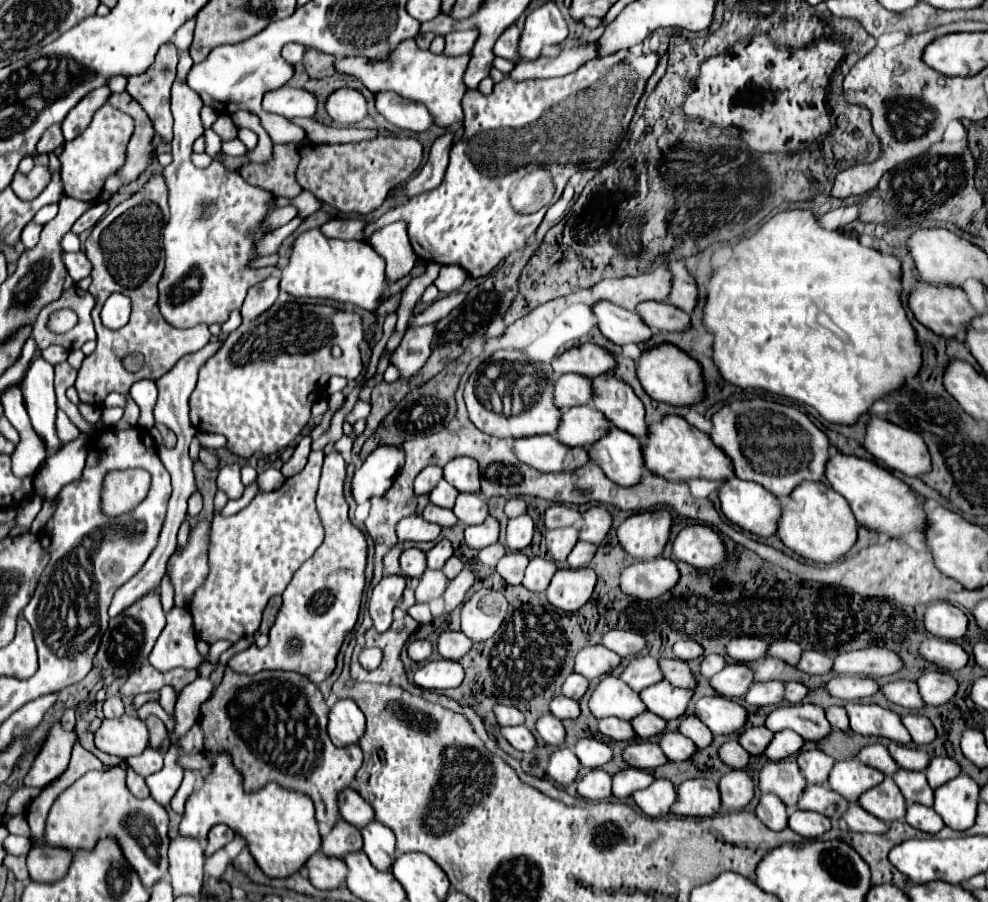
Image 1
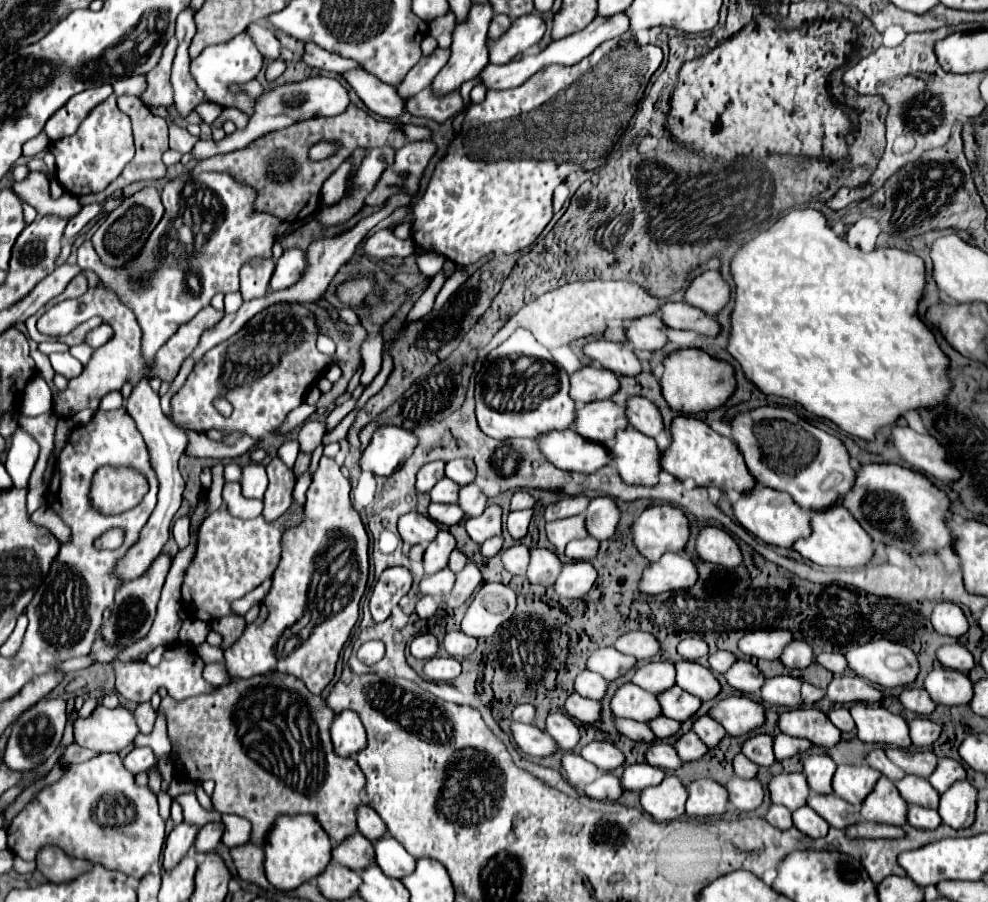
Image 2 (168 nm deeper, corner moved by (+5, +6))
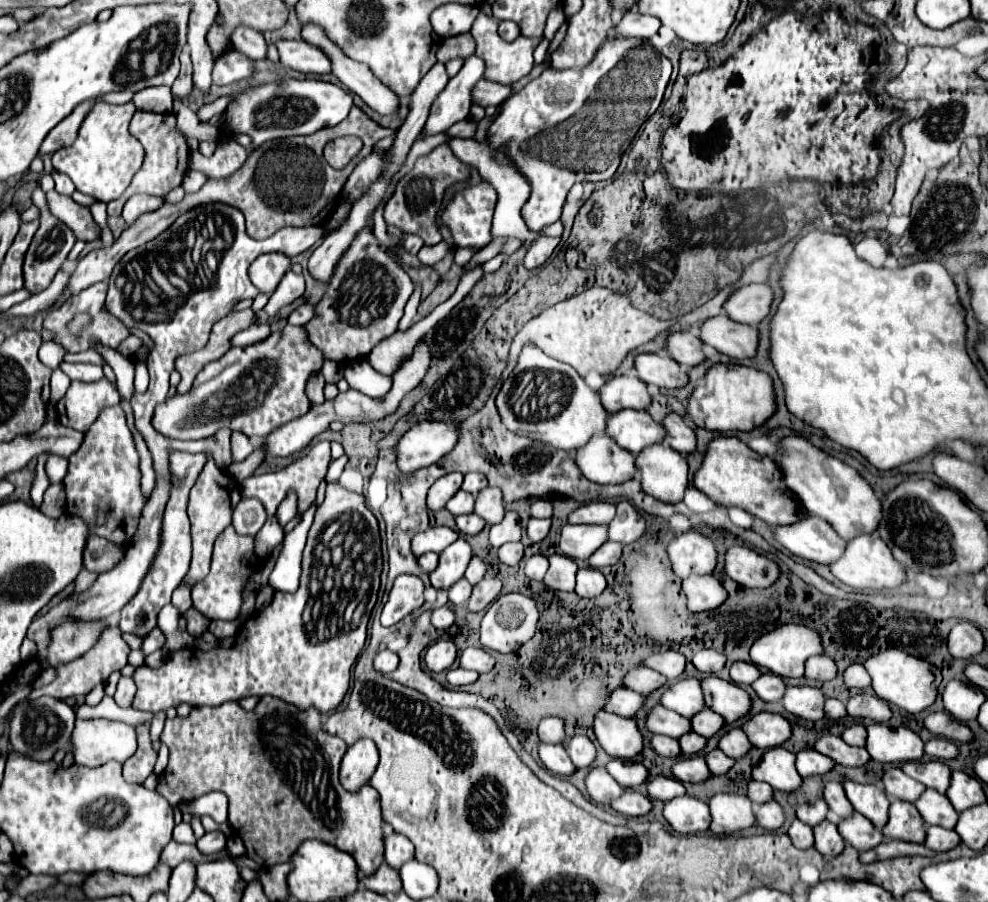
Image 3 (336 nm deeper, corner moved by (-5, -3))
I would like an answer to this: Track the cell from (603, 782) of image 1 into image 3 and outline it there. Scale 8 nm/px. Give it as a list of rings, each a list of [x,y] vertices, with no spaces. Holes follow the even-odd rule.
[[[628,789],[618,799],[614,799],[610,803],[610,807],[614,811],[622,813],[622,815],[628,815],[628,817],[642,817],[642,815],[646,815],[652,809],[652,803],[650,803],[648,797],[636,793],[632,789]]]

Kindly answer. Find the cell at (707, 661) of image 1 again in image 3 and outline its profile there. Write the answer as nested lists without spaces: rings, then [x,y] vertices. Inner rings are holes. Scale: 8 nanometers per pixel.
[[[736,661],[730,667],[730,677],[734,683],[738,685],[750,685],[756,677],[760,677],[760,671],[756,665],[752,663],[744,663],[744,661]]]

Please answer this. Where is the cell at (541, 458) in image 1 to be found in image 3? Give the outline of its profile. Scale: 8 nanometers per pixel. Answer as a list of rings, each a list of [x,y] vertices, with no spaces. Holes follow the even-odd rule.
[[[594,435],[574,457],[578,469],[586,479],[600,485],[616,485],[636,475],[634,455],[616,447],[606,435]]]

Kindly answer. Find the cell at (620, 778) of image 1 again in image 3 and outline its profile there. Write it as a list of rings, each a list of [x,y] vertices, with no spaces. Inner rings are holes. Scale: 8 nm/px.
[[[654,777],[648,781],[648,797],[668,801],[676,795],[684,795],[686,789],[678,779],[672,777]]]

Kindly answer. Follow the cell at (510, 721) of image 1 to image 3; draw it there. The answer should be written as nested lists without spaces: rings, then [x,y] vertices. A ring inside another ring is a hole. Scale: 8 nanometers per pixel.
[[[544,717],[538,725],[538,737],[544,743],[562,743],[564,741],[564,721],[558,717]]]

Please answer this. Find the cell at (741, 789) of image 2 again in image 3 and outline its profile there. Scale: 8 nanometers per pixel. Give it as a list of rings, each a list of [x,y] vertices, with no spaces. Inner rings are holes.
[[[774,799],[762,803],[760,807],[756,807],[756,823],[764,829],[778,829],[784,823],[782,807]]]

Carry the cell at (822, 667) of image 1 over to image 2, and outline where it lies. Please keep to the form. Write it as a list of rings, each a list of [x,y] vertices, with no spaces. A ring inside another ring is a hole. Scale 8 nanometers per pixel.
[[[830,652],[830,654],[820,654],[816,656],[816,662],[822,664],[826,670],[834,672],[834,674],[844,674],[848,670],[846,666],[846,658],[842,654],[836,654],[836,652]]]

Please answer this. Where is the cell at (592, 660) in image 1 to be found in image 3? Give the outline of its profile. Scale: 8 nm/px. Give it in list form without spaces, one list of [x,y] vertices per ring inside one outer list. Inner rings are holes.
[[[638,665],[634,669],[630,669],[626,675],[624,675],[624,687],[640,693],[640,695],[648,695],[652,693],[654,689],[662,687],[668,679],[664,675],[660,675],[658,671],[654,669],[648,669],[644,665]]]

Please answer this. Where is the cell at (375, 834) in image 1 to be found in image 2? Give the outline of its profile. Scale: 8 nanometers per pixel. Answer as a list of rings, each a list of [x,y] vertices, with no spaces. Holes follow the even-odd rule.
[[[386,834],[378,842],[374,842],[374,850],[376,850],[376,864],[386,876],[400,880],[406,874],[414,872],[416,858],[408,854],[402,848],[402,844],[398,844],[392,836]]]

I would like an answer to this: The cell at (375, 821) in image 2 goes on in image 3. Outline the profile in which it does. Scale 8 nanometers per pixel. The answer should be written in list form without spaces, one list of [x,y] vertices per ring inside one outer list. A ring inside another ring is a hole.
[[[400,833],[384,835],[384,859],[390,867],[400,869],[400,863],[404,863],[404,859],[412,859],[412,857],[414,857],[414,847],[408,837],[404,837]]]

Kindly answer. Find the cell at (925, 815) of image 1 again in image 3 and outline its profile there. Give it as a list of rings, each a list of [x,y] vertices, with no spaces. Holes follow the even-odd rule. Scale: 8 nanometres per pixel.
[[[932,825],[926,829],[926,841],[924,845],[930,847],[932,851],[948,851],[960,843],[960,837],[952,829],[944,829],[938,825]]]

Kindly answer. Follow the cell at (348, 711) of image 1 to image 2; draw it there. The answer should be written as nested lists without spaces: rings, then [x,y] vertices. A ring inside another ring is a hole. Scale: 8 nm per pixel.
[[[346,710],[332,722],[334,752],[342,758],[352,758],[366,748],[366,730],[356,712]]]

